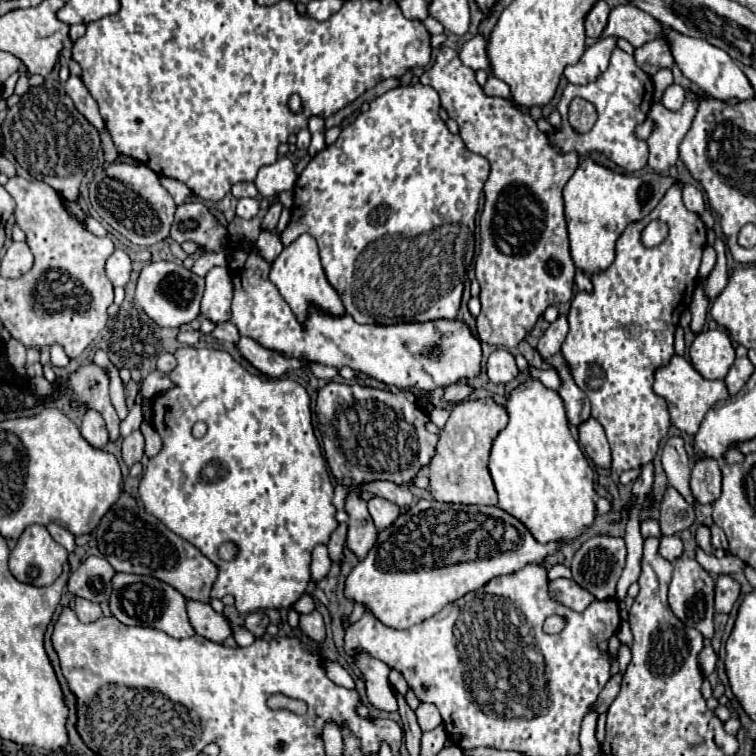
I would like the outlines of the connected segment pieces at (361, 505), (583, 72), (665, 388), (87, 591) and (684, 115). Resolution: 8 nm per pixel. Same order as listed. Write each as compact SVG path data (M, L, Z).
M352 491L346 499L346 513L348 513L348 537L346 537L346 547L358 557L366 557L366 553L372 549L376 541L376 527L370 519L366 501L358 497L358 491Z
M616 37L602 39L596 45L588 47L576 65L566 67L564 77L568 79L568 83L572 85L594 83L606 71L614 47L616 47Z
M674 355L672 361L670 361L666 367L660 367L660 369L656 371L654 391L656 391L660 397L666 399L672 425L678 427L680 431L686 431L690 437L694 437L694 435L698 433L700 423L702 423L704 415L708 413L708 409L712 409L712 405L714 405L716 401L730 397L724 381L704 379L684 357L678 357L678 355Z
M102 555L88 557L70 575L68 591L76 597L82 597L94 603L108 603L112 595L114 575L116 575L116 569Z
M686 89L686 103L678 111L668 111L660 101L652 103L648 119L654 123L652 135L648 137L648 165L655 172L664 172L676 165L678 161L678 145L690 129L694 119L696 105L694 95Z

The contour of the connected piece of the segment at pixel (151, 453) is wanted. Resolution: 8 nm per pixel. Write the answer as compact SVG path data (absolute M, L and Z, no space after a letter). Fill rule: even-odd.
M144 421L140 431L146 437L146 457L156 457L162 451L162 439L160 439L158 431L152 427L150 421Z

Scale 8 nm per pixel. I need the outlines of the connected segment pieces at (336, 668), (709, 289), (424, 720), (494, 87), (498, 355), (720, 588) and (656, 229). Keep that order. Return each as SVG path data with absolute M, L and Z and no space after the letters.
M324 659L324 671L326 671L326 675L328 675L336 685L342 685L342 687L346 687L346 689L356 689L354 679L350 677L350 673L348 673L338 661Z
M717 237L713 245L714 249L716 249L716 253L718 253L718 261L716 261L716 265L714 265L714 269L712 269L712 273L710 273L708 281L706 281L706 295L708 295L710 299L714 299L716 295L720 295L722 289L726 287L726 283L728 283L725 243L722 241L721 238Z
M420 703L420 707L416 709L416 717L418 717L418 725L422 731L432 731L442 723L438 709L428 703Z
M490 75L486 85L484 85L484 93L488 97L504 97L504 99L508 99L510 97L510 87L504 81L500 81L494 75Z
M506 349L492 351L488 357L488 363L486 363L486 369L488 369L488 379L492 383L500 383L500 385L514 381L518 375L516 361Z
M722 573L716 579L716 611L730 613L738 595L740 595L740 583L736 579L732 579L730 575Z
M650 221L642 231L642 245L644 247L658 247L668 235L668 227L662 221Z

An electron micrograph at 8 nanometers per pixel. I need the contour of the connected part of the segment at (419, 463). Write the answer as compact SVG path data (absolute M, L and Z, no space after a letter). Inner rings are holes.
M330 381L318 391L316 415L328 467L332 475L346 485L374 479L406 485L422 467L430 465L436 453L438 435L428 433L426 423L430 417L418 405L412 391L392 393L358 383Z

